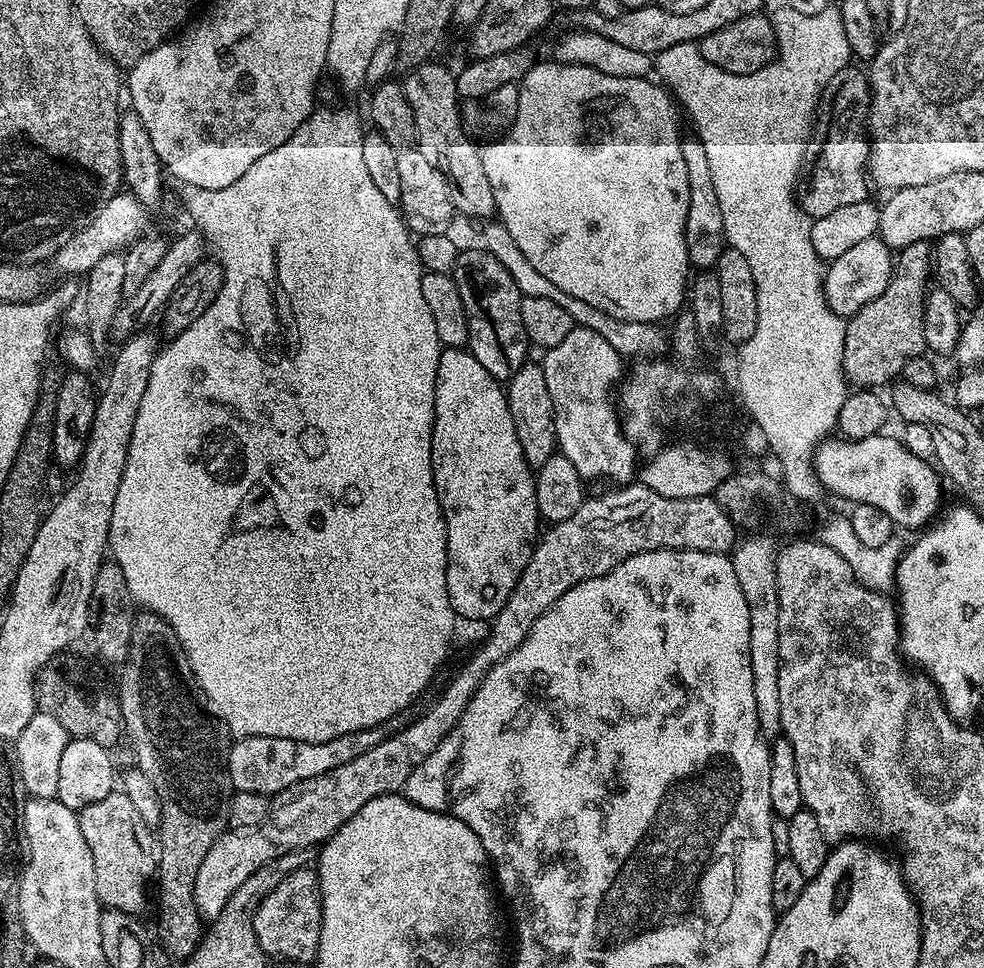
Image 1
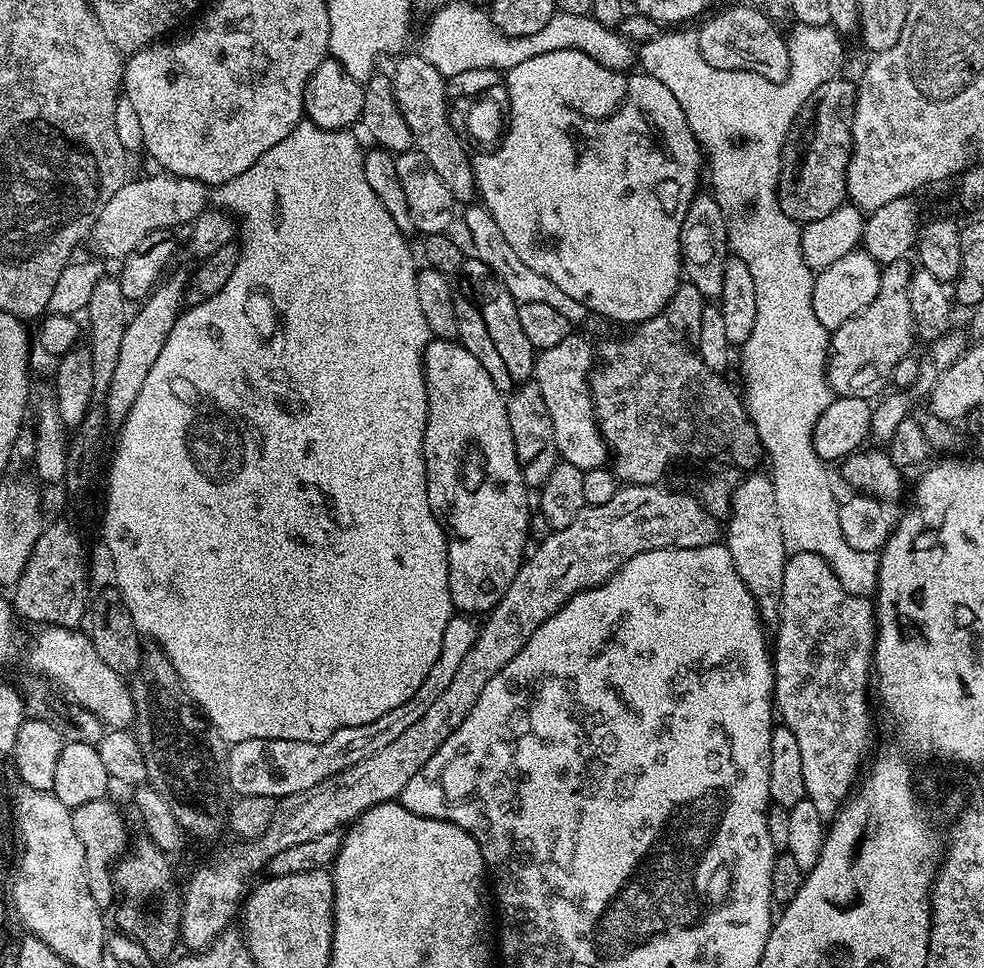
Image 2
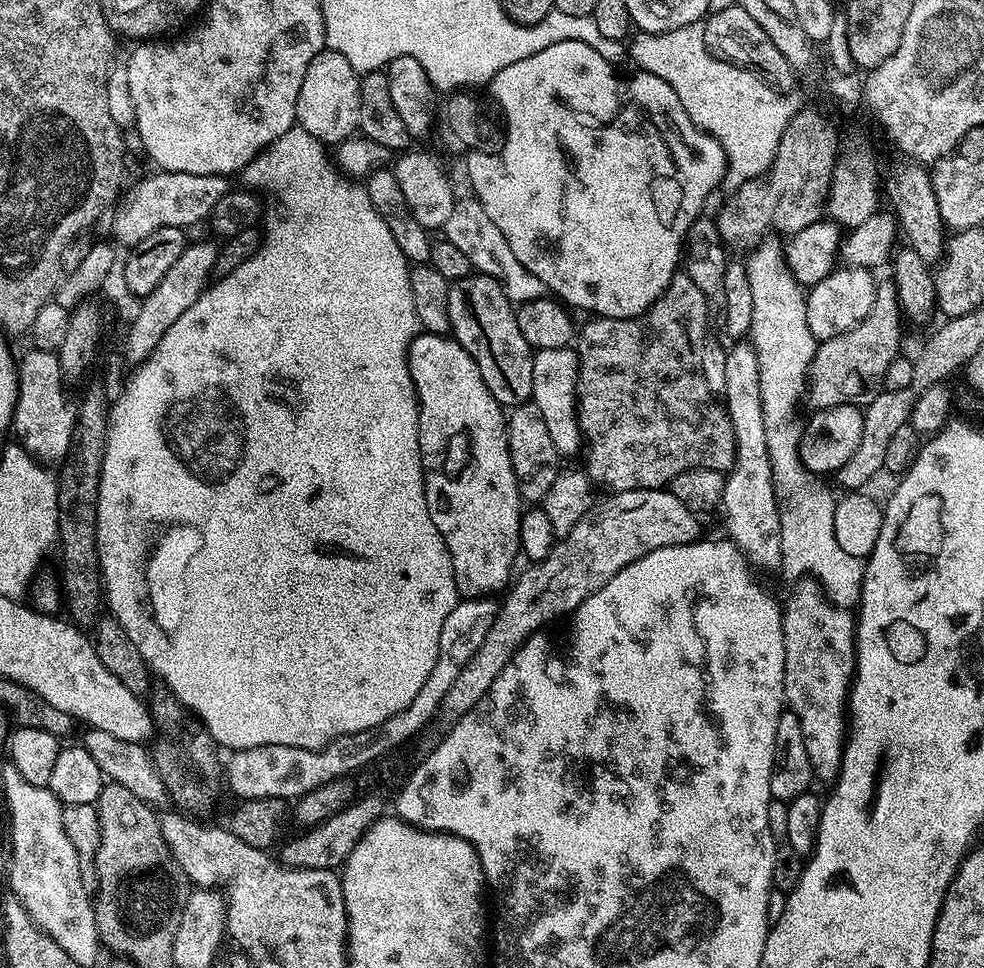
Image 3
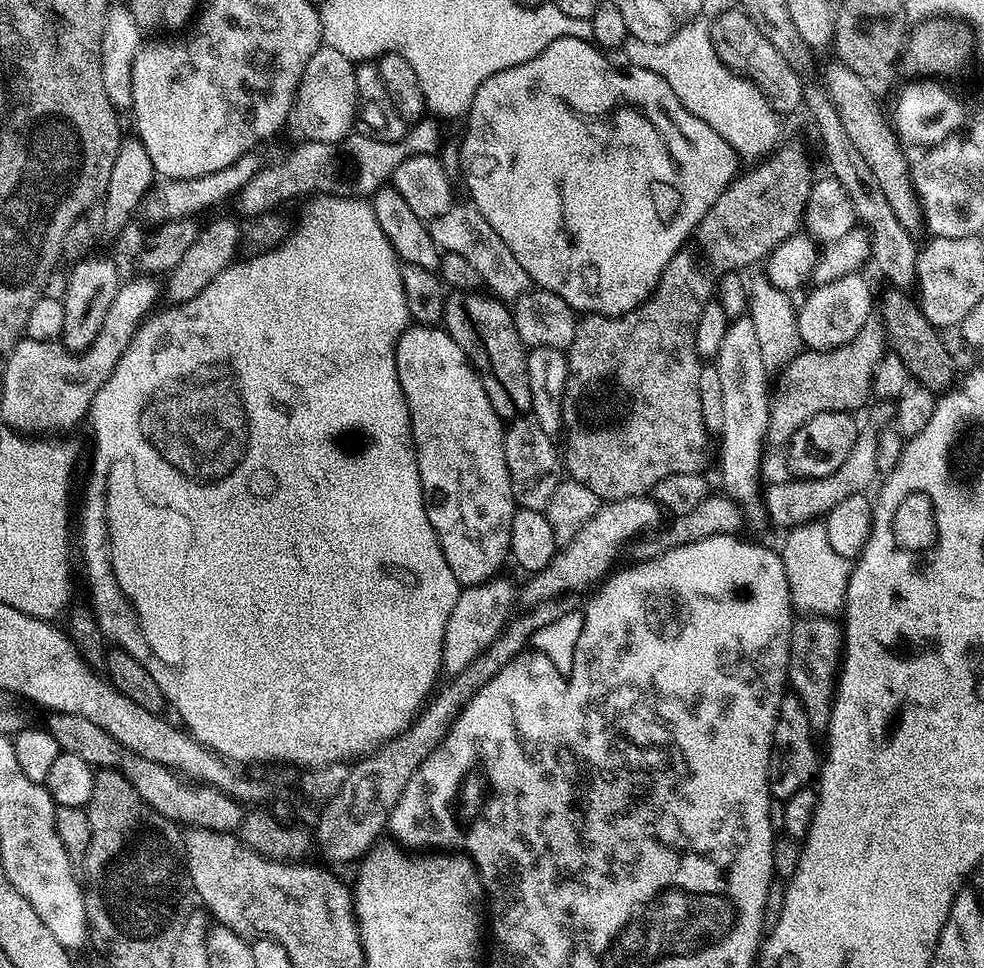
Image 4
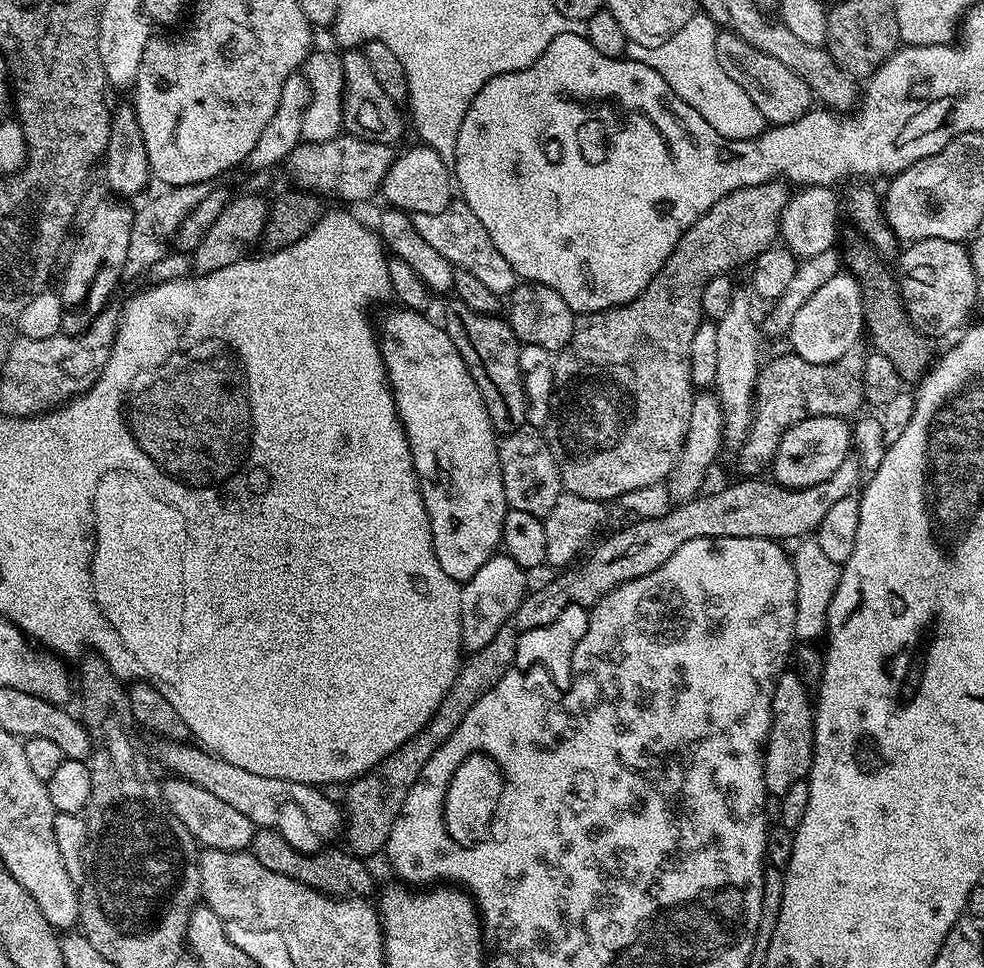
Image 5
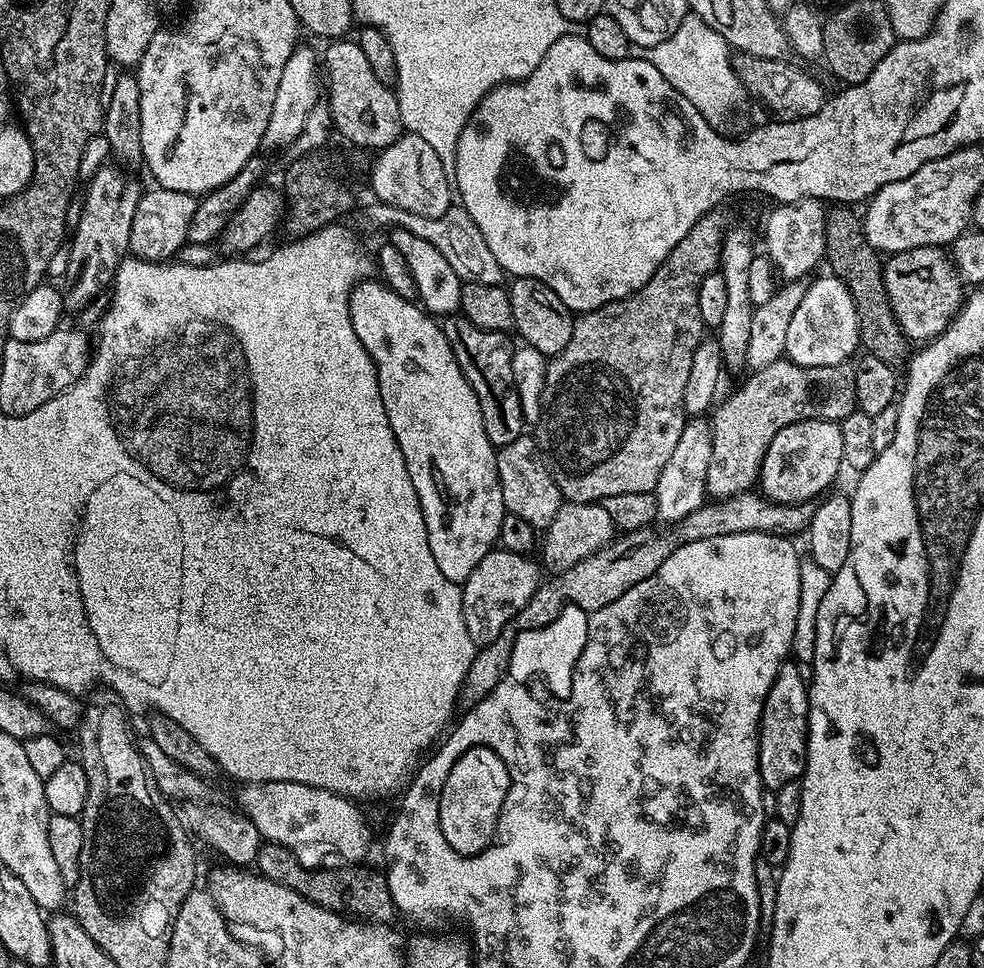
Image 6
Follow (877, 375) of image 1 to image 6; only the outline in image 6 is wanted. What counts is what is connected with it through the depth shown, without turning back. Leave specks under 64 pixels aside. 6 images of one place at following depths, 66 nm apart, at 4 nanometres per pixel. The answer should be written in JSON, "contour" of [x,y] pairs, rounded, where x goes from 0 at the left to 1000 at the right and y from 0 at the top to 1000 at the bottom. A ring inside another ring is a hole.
{"contour":[[[794,370],[783,374],[783,378],[761,383],[753,401],[748,401],[740,410],[733,412],[723,423],[722,441],[724,443],[724,464],[722,465],[722,483],[717,486],[716,505],[721,513],[737,517],[751,508],[759,508],[772,495],[774,473],[787,457],[787,448],[804,438],[816,434],[849,434],[855,436],[866,426],[871,425],[868,407],[868,390],[861,379],[831,378],[820,380],[811,378],[807,373]]]}

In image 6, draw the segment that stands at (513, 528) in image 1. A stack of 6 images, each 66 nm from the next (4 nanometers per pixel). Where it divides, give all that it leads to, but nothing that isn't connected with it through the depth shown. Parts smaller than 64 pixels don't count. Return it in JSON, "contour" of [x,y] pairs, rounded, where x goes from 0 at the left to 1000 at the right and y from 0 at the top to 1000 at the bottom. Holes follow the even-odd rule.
{"contour":[[[375,287],[367,289],[355,304],[354,323],[360,345],[364,345],[364,353],[368,353],[382,375],[388,419],[392,424],[392,432],[396,432],[396,444],[400,444],[409,473],[413,473],[413,486],[429,523],[429,535],[433,539],[441,581],[445,581],[445,589],[449,589],[457,601],[471,604],[478,593],[482,593],[486,581],[490,581],[490,576],[505,565],[513,533],[504,480],[506,464],[500,460],[498,452],[494,452],[494,440],[490,440],[490,419],[486,419],[482,403],[461,370],[450,338],[426,313],[409,308],[389,291]]]}

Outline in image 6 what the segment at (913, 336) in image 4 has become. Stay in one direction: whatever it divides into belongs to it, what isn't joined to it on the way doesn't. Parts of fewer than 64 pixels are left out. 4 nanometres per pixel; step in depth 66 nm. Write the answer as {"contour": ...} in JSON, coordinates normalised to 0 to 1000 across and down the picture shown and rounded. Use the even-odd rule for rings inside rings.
{"contour":[[[847,212],[840,216],[837,224],[837,237],[839,238],[839,254],[837,255],[838,270],[842,273],[842,280],[854,287],[865,306],[868,308],[869,322],[872,324],[873,347],[875,358],[888,369],[896,370],[901,376],[912,377],[922,369],[924,354],[921,346],[912,335],[908,326],[907,317],[899,304],[897,270],[893,260],[882,250],[877,237],[875,224],[867,220],[865,214],[859,212]]]}

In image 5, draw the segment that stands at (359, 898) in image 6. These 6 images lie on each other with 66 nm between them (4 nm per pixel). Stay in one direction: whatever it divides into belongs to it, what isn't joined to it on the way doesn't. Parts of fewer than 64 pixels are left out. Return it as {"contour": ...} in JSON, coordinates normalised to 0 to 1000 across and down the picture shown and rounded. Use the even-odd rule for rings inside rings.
{"contour":[[[265,855],[260,858],[256,867],[255,882],[270,895],[270,899],[278,899],[278,903],[291,903],[291,907],[299,907],[316,917],[322,917],[332,926],[342,928],[370,928],[378,917],[378,901],[373,897],[371,889],[365,884],[350,880],[337,880],[338,878],[326,878],[316,882],[310,882],[302,878],[287,862],[283,862],[273,855]]]}

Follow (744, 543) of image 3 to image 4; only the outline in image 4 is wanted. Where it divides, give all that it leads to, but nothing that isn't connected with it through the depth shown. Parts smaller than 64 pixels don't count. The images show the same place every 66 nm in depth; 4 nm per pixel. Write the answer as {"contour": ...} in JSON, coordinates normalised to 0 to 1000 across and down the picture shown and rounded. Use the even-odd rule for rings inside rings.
{"contour":[[[763,325],[747,327],[734,349],[734,357],[726,370],[730,390],[734,395],[734,440],[732,450],[732,496],[736,499],[735,511],[747,517],[754,526],[757,538],[776,541],[778,530],[772,500],[772,474],[776,471],[783,432],[783,382],[774,374],[770,345]]]}

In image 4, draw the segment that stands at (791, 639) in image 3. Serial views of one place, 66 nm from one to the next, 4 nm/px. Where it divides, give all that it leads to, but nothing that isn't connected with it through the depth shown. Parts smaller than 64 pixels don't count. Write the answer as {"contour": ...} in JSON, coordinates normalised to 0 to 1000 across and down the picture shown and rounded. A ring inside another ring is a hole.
{"contour":[[[839,636],[813,638],[805,646],[805,666],[801,681],[801,707],[819,729],[826,753],[840,753],[846,737],[846,720],[850,718],[850,700],[856,689],[858,655],[849,639]]]}

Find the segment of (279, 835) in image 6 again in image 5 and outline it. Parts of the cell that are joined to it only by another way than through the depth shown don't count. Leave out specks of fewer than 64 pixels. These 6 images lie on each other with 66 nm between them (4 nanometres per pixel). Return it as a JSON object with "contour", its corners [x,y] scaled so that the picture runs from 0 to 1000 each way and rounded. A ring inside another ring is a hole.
{"contour":[[[164,763],[159,773],[159,781],[164,789],[173,793],[178,803],[197,808],[205,816],[213,816],[226,829],[238,833],[245,841],[250,841],[261,856],[273,855],[302,878],[310,882],[323,880],[334,875],[333,872],[348,860],[348,835],[332,822],[332,817],[315,810],[304,810],[287,804],[266,804],[266,800],[254,800],[246,791],[234,791],[226,783],[195,767]]]}

